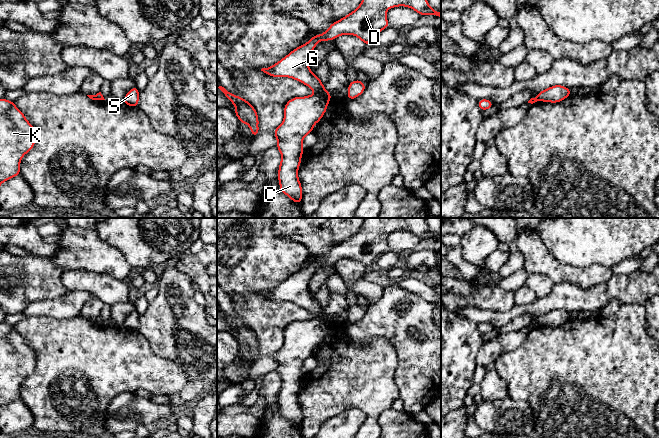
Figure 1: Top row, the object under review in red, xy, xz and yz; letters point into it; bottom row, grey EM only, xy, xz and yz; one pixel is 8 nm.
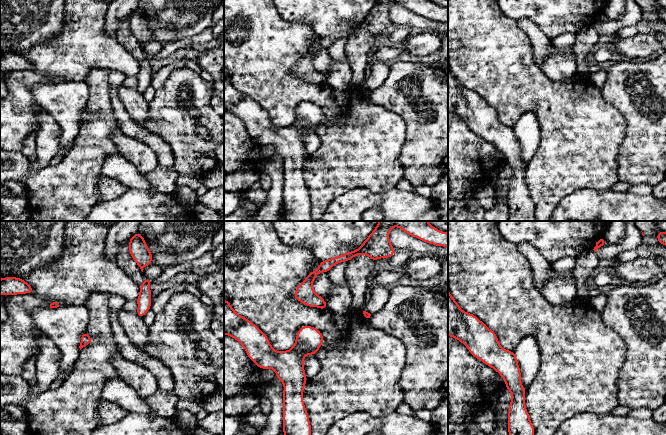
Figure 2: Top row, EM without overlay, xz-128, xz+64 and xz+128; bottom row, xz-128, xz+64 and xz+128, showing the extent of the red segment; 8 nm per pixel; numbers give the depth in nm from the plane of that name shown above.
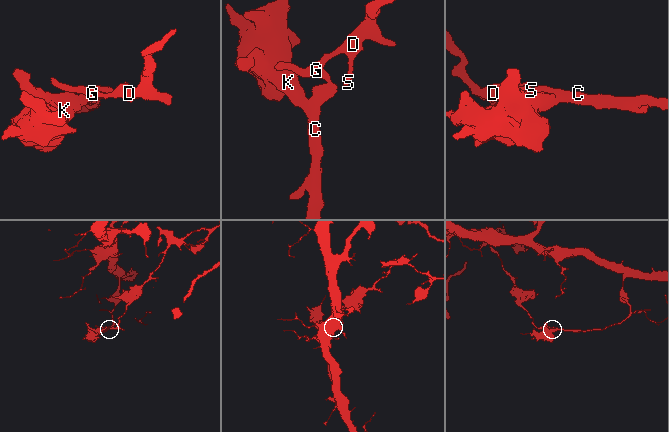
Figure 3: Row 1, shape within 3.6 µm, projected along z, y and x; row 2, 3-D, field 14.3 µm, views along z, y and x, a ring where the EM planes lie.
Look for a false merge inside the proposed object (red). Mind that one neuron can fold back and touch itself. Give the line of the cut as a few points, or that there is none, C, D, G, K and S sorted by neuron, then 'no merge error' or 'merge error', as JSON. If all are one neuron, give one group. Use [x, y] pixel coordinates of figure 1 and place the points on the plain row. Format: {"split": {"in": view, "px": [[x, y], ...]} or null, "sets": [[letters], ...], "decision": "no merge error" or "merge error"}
{"split": {"in": "xz", "px": [[324, 313], [316, 316]]}, "sets": [["C", "K"], ["D", "G", "S"]], "decision": "merge error"}

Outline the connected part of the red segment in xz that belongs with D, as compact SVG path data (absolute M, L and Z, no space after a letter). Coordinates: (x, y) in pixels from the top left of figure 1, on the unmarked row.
M365 218L357 233L332 247L323 258L315 258L307 267L291 275L272 291L262 292L261 295L273 301L295 303L315 316L324 315L323 307L308 290L309 280L317 267L349 258L357 260L368 271L380 255L389 251L386 235L398 230L412 232L421 240L434 239L441 242L441 236L429 230L425 218Z

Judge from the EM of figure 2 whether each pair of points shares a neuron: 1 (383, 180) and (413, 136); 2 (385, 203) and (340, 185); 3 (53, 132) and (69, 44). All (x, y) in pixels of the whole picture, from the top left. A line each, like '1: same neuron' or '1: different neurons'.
1: different neurons
2: different neurons
3: different neurons

